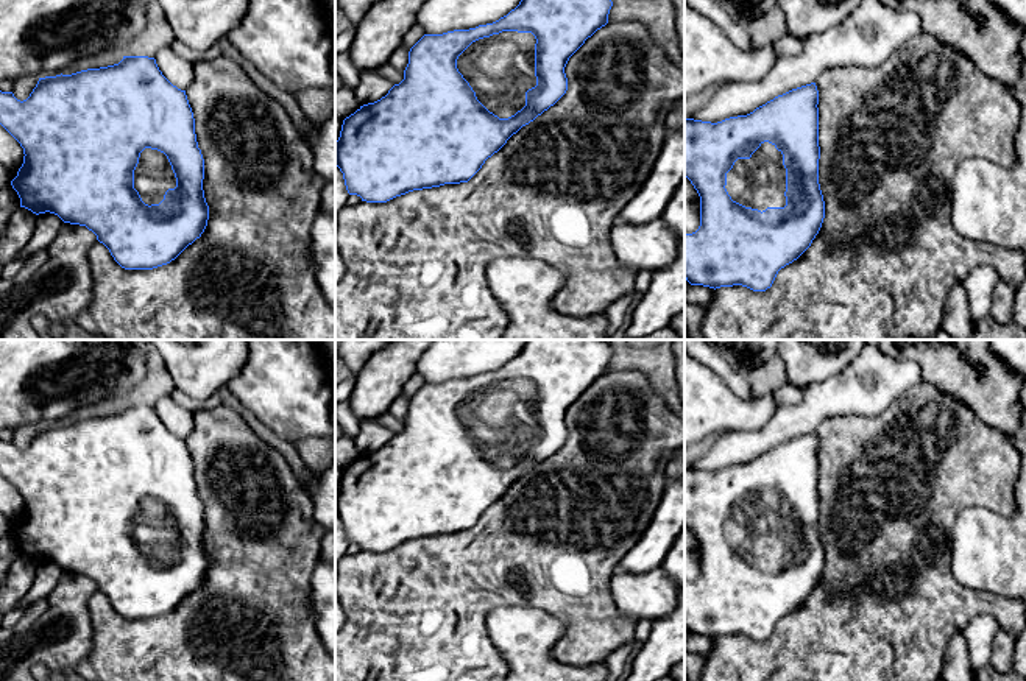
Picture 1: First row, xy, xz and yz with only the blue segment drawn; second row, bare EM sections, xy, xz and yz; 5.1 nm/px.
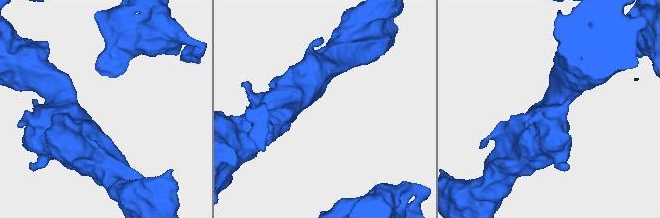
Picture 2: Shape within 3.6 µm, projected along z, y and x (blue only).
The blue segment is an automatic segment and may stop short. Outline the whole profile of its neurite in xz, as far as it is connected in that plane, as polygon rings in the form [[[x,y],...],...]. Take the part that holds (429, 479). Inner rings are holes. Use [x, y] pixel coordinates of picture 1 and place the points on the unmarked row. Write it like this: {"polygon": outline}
{"polygon": [[[527,340],[525,346],[515,358],[493,372],[469,379],[454,379],[443,383],[424,383],[409,400],[404,429],[394,433],[385,446],[360,455],[343,469],[340,486],[335,491],[335,514],[343,522],[348,542],[357,544],[366,552],[387,552],[413,539],[468,531],[482,517],[485,510],[497,502],[513,483],[533,471],[566,443],[568,427],[564,416],[569,407],[588,386],[608,372],[611,355],[613,351],[603,340]]]}

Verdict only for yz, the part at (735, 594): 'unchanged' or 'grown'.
grown

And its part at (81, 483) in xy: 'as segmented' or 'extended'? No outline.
extended

